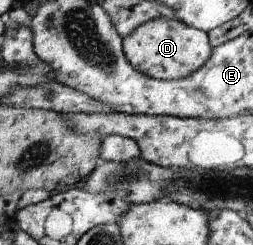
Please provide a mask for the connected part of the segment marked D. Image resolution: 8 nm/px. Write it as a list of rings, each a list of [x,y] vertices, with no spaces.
[[[160,17],[145,22],[134,33],[124,37],[125,53],[134,69],[156,79],[179,80],[190,75],[209,59],[212,52],[208,33],[187,26],[177,18]]]

